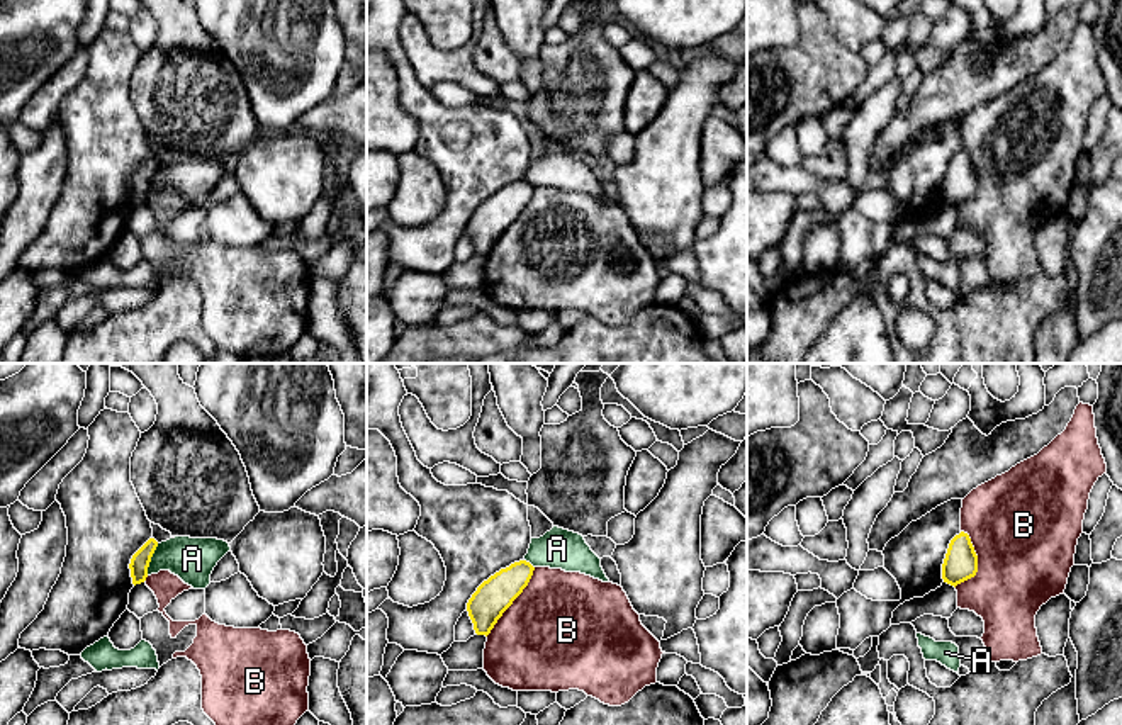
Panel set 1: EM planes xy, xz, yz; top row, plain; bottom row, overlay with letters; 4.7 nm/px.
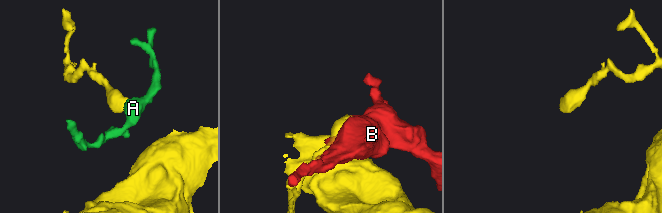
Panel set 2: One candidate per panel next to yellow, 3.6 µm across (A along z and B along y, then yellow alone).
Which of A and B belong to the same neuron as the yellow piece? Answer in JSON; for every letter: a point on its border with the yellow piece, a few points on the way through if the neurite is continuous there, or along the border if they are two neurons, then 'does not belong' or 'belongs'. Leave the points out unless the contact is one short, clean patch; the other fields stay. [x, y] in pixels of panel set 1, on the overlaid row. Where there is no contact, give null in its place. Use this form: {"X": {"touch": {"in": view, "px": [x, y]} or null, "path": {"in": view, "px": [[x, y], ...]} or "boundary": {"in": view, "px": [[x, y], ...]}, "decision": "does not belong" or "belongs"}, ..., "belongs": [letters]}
{"A": {"touch": {"in": "xy", "px": [150, 559]}, "boundary": {"in": "xy", "px": [[158, 544], [146, 574]]}, "decision": "does not belong"}, "B": {"touch": {"in": "xz", "px": [513, 600]}, "decision": "does not belong"}, "belongs": []}

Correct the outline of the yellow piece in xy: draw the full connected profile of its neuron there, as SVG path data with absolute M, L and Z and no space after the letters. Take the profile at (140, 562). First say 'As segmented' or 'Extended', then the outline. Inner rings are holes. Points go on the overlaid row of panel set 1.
As segmented. M149 538L131 559L129 569L132 584L141 584L148 577L148 567L151 562L151 557L158 547L158 542L154 538Z

